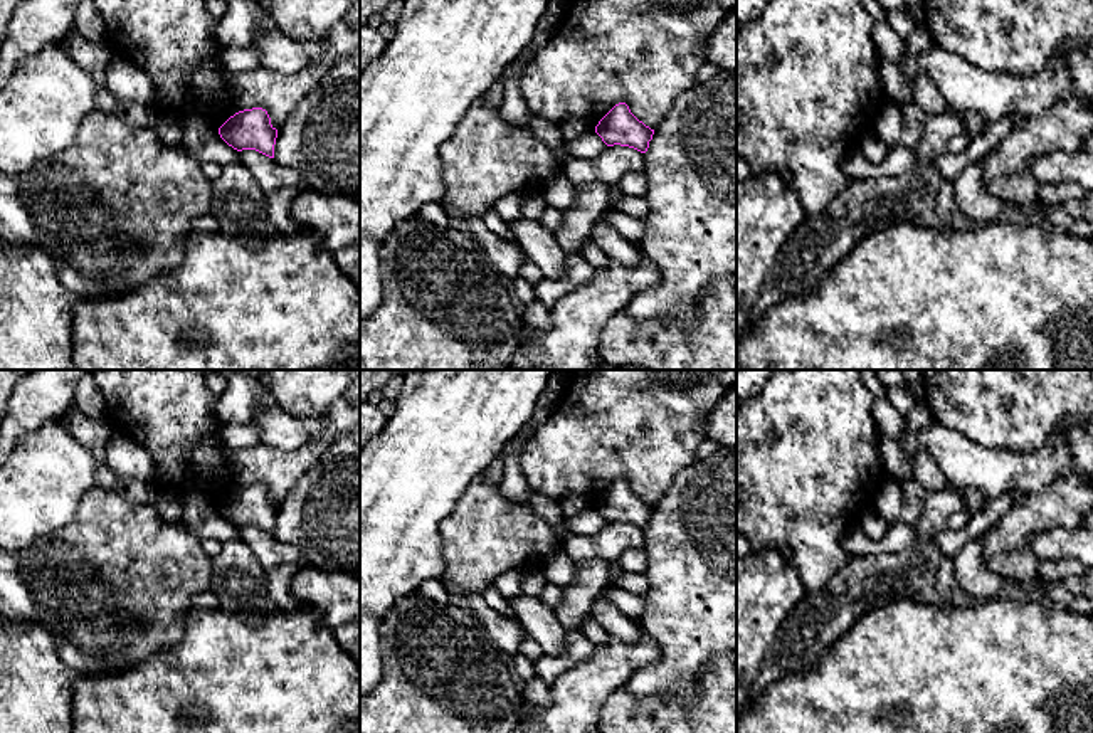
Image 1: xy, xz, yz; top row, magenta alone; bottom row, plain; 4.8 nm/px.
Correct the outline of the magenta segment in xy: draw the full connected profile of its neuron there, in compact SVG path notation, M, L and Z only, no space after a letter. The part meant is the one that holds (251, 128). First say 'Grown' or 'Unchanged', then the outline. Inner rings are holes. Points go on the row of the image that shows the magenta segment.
Unchanged. M252 108L230 116L220 128L220 138L237 151L256 150L274 158L277 129L266 109Z

